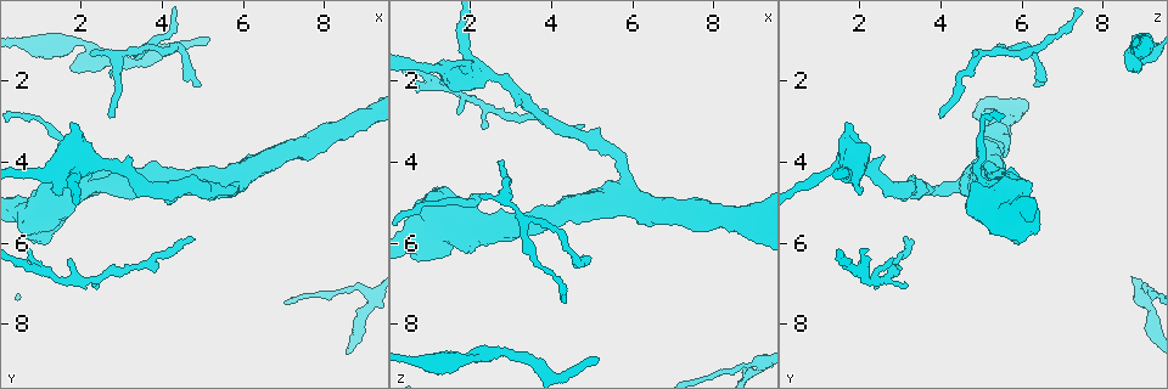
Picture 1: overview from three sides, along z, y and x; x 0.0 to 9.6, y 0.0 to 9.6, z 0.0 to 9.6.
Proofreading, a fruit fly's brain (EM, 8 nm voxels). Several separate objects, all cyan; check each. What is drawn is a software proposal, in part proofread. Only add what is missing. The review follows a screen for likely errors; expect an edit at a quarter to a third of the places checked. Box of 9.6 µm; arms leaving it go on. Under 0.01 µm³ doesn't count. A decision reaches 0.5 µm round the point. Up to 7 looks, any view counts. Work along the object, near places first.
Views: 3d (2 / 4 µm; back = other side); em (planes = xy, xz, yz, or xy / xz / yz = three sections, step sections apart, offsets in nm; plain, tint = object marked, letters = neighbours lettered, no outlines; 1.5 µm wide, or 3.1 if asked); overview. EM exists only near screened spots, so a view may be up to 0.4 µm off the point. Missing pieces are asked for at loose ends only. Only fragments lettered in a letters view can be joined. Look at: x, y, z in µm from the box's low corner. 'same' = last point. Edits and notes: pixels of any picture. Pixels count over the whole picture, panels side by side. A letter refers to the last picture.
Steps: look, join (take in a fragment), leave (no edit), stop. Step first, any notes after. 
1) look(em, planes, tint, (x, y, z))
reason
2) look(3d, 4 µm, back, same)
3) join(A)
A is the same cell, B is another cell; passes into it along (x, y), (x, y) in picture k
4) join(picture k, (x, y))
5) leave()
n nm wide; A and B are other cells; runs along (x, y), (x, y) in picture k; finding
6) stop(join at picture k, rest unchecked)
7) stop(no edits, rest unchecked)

look(em, planes, tint, (5.15, 0.95, 8.85))
long arm stops here

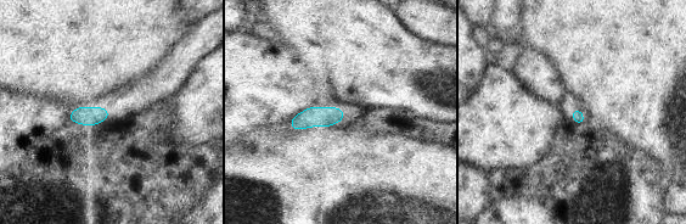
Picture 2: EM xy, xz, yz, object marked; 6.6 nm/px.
look(em, planes, letters, same)
what lies round it

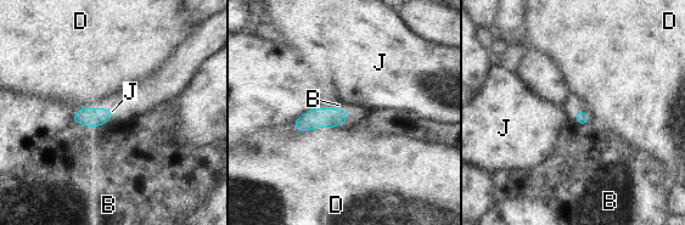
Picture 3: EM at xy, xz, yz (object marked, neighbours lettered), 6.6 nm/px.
leave()
B, D and J are other cells; no lettered fragment goes on from it

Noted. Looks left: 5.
look(em, xz, step 4, tint, (2.65, 2.80, 4.05))

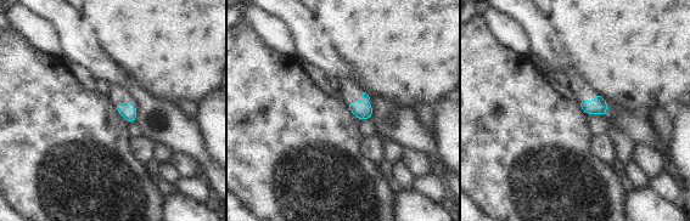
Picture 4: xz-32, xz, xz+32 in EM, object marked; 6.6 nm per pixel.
look(em, xz, step 4, letters, same)
what lies round it

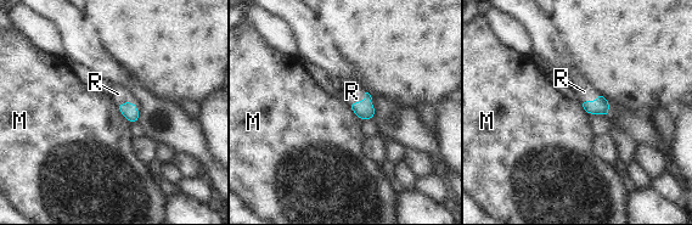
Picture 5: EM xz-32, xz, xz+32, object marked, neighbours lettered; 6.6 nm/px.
join(picture 5, (118, 94))
R is the same cell, M is another cell; passes into it along (130, 111), (128, 101), (118, 94) in picture 5; it goes on there

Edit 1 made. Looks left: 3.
stop(join at picture 5, rest unchecked)

